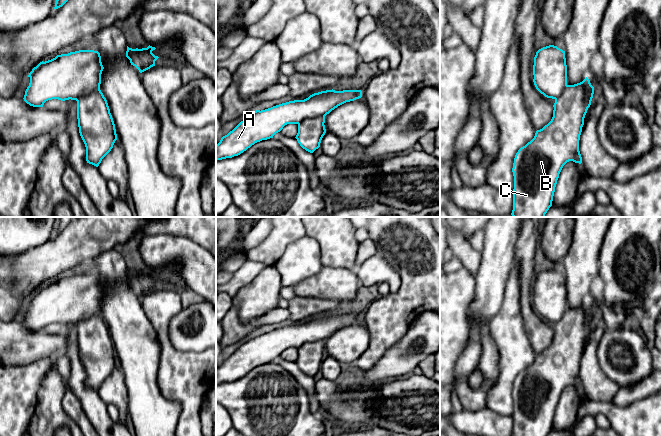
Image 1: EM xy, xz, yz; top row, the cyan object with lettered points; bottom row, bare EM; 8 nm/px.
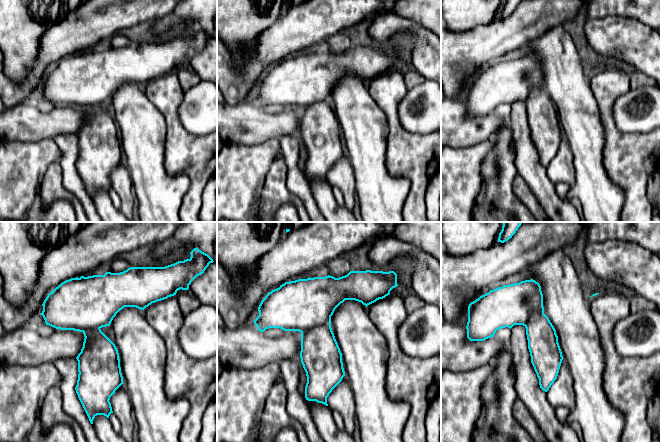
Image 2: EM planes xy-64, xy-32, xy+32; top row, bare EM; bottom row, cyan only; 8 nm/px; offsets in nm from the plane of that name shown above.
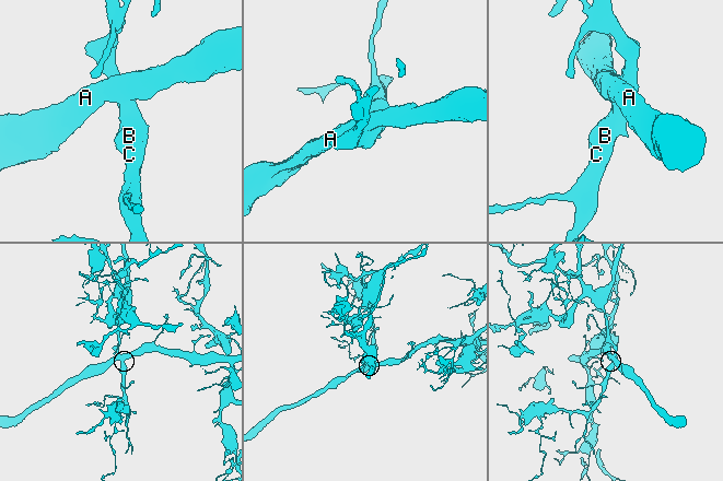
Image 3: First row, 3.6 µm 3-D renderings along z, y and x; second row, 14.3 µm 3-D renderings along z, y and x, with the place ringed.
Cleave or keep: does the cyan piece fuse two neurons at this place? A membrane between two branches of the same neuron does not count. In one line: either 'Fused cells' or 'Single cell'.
Fused cells

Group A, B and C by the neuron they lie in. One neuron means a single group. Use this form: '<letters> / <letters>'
A / B C

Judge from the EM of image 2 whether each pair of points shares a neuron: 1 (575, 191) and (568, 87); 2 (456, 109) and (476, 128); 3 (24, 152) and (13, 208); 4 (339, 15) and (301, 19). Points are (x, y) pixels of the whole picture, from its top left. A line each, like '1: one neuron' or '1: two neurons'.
1: one neuron
2: one neuron
3: one neuron
4: one neuron

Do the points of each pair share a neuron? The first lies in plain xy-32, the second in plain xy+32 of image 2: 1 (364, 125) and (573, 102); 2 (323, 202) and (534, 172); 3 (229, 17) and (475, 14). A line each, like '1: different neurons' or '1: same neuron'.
1: same neuron
2: same neuron
3: same neuron

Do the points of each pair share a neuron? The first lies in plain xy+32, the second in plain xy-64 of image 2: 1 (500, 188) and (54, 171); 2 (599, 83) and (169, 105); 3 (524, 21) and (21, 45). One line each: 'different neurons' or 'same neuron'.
1: same neuron
2: same neuron
3: different neurons

